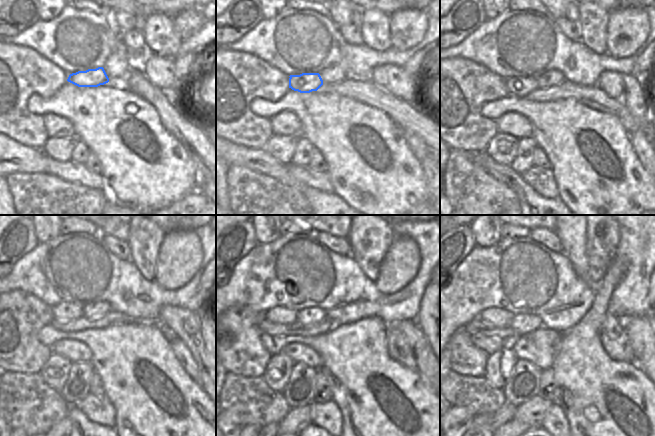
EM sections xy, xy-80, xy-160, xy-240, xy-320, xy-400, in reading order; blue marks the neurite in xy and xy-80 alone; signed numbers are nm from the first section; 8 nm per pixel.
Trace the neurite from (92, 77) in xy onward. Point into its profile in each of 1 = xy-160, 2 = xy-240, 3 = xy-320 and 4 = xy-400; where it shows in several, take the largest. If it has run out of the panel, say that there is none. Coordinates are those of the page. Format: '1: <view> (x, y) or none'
1: xy-160 (519, 86)
2: xy-240 (64, 311)
3: xy-320 (283, 315)
4: xy-400 (493, 316)

